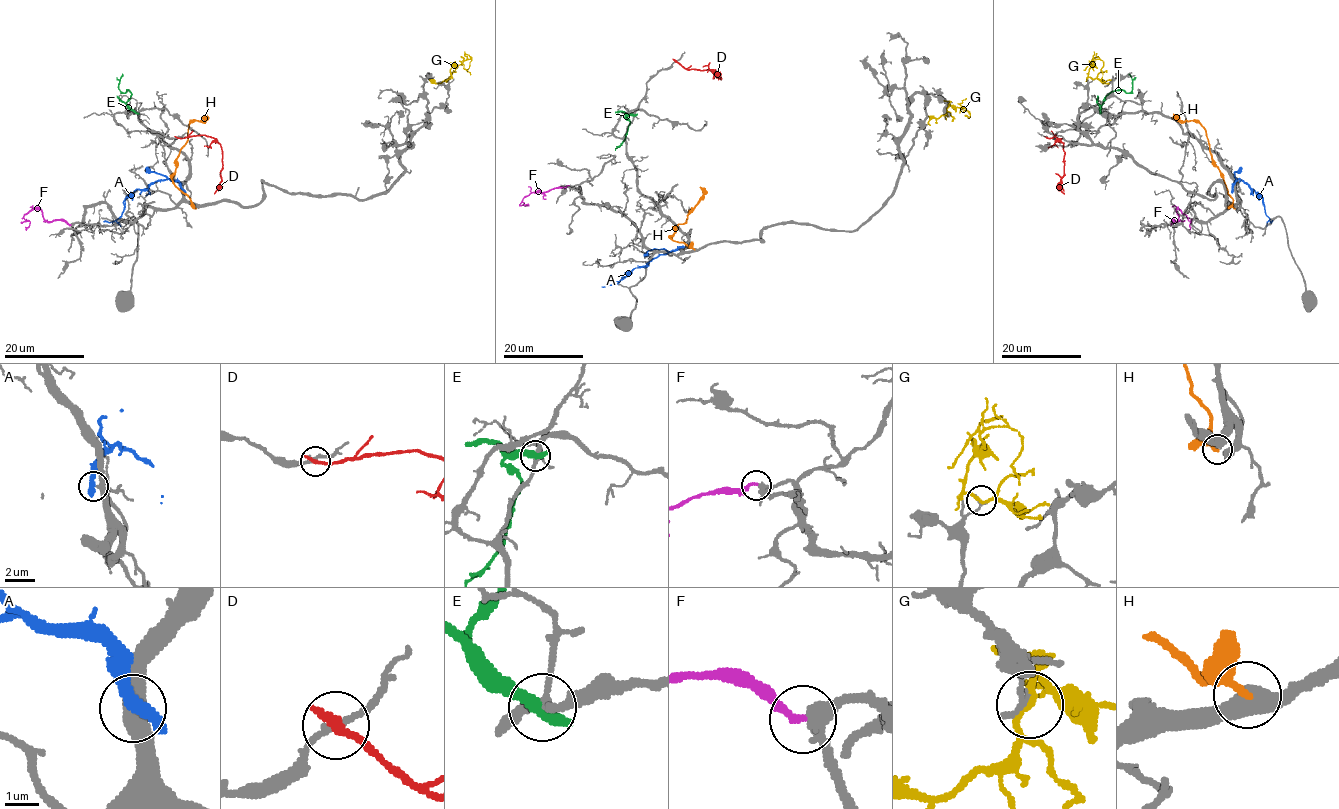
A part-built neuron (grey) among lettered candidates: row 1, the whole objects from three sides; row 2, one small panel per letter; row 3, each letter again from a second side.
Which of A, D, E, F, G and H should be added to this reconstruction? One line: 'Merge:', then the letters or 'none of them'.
Merge: F

